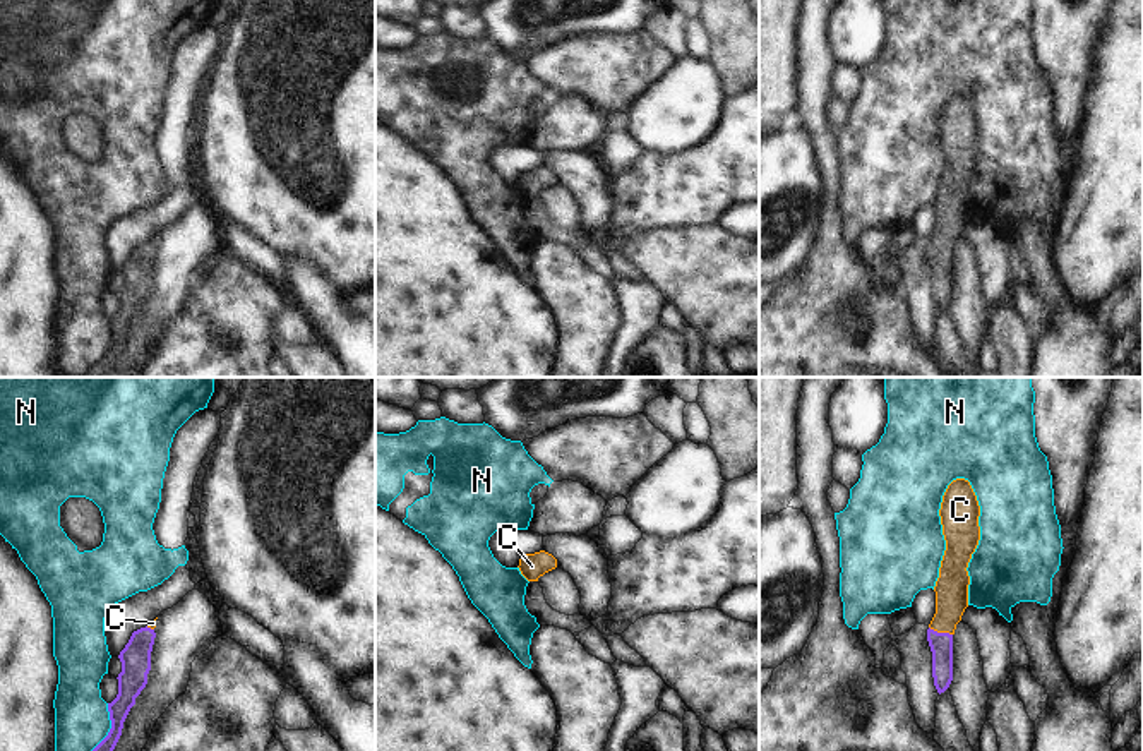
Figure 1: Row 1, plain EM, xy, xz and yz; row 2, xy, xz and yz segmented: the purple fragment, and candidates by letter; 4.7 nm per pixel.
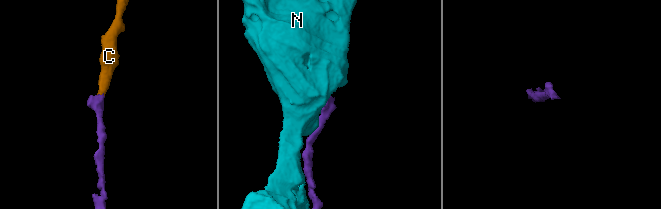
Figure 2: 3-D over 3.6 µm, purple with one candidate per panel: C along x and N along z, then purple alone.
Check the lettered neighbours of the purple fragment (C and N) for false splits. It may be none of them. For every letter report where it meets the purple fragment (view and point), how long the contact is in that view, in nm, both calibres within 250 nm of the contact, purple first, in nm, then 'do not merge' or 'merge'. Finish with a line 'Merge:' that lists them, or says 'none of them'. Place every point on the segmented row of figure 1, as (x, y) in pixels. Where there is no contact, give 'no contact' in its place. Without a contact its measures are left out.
C: meets purple in yz at (941, 633); contact 120 nm long; 110 nm thick on the purple side, 160 nm on the other; merge
N: meets purple in xy at (112, 727); contact 240 nm long; 140 nm thick on the purple side, 260 nm on the other; do not merge
Merge: C

